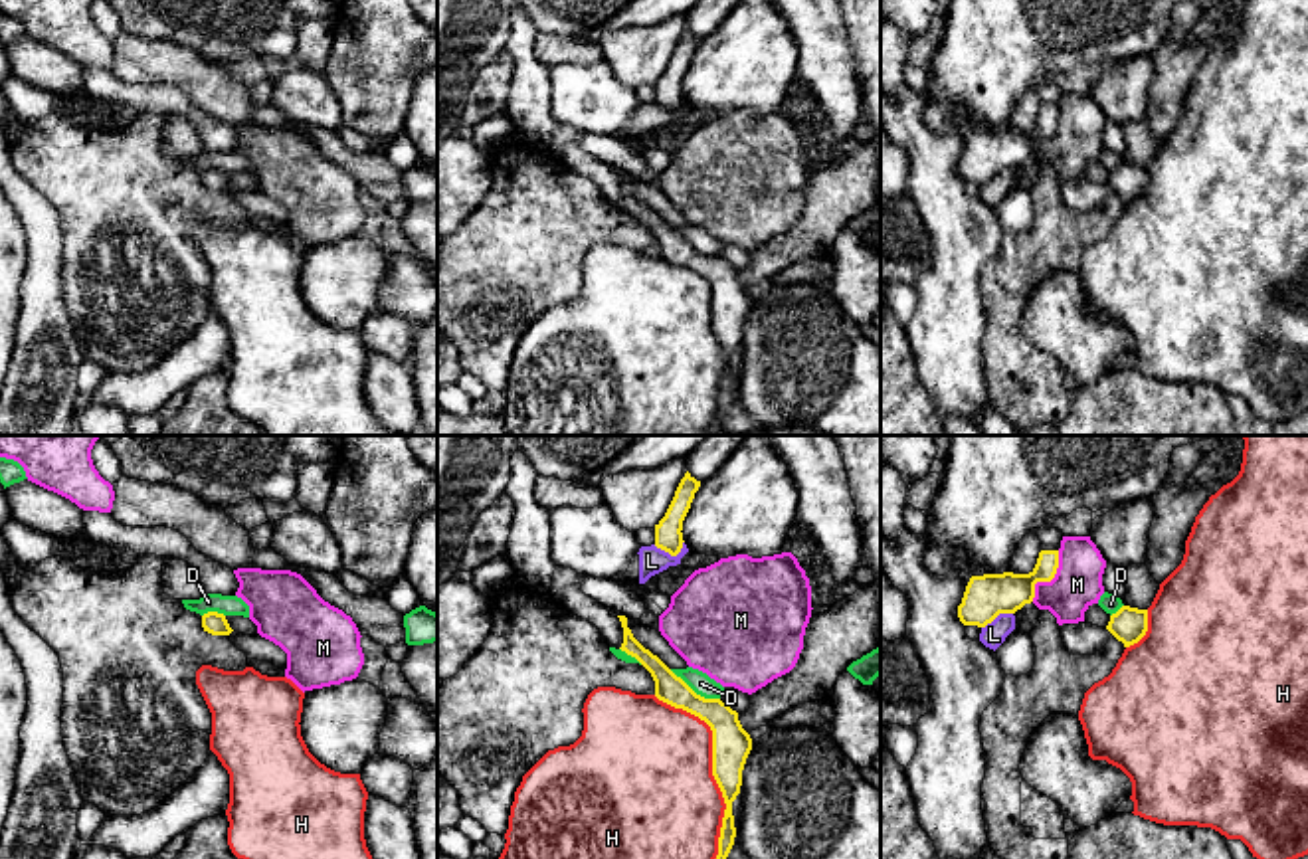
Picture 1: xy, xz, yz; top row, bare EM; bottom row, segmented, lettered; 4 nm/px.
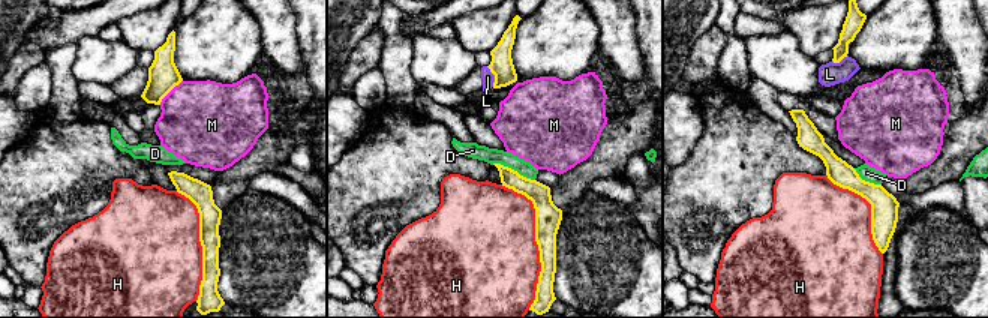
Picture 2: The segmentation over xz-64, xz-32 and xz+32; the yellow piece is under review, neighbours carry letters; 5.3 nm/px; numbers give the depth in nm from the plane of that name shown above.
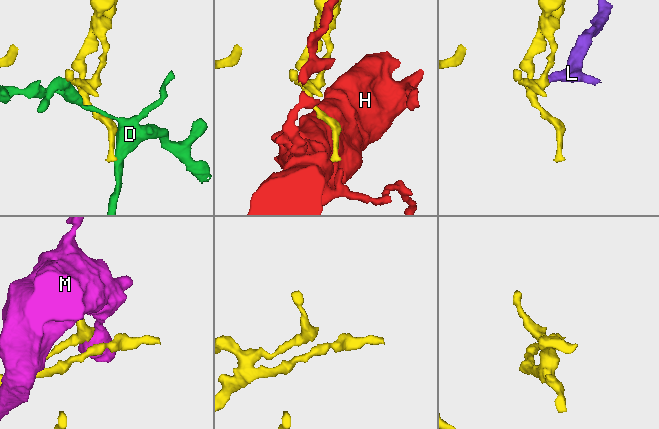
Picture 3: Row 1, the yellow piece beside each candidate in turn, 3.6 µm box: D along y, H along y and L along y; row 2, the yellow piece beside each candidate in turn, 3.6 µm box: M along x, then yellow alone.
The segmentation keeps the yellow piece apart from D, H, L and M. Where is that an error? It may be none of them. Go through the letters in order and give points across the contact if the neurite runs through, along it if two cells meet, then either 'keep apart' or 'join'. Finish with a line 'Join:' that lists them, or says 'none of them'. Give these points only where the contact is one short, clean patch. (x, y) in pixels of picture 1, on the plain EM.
D: join
H: keep apart
L: keep apart
M: keep apart
Join: D

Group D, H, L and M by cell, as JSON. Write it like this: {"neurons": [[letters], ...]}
{"neurons": [["D"], ["H"], ["L"], ["M"]]}

